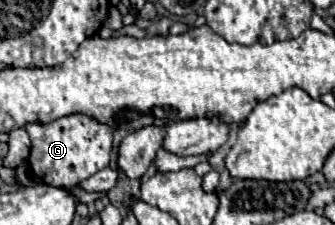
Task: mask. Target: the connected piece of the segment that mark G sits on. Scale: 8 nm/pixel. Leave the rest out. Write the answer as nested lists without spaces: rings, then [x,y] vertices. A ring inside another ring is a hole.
[[[84,114],[58,118],[52,124],[28,124],[26,132],[32,140],[28,164],[36,178],[48,186],[76,186],[98,170],[106,168],[112,154],[112,128],[98,124]]]

